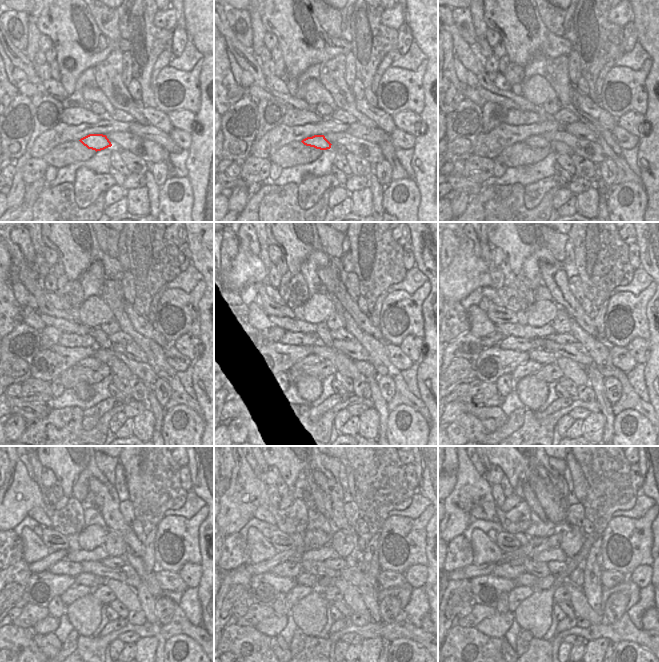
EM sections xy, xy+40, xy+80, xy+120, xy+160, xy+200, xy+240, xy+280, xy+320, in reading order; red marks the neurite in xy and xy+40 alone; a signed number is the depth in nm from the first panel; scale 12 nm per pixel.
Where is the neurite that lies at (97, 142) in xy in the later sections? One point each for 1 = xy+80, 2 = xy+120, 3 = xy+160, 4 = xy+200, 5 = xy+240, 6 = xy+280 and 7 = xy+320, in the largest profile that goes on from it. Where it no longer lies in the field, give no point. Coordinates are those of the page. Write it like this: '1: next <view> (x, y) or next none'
1: next xy+80 (540, 141)
2: next xy+120 (92, 363)
3: next xy+160 (297, 371)
4: next xy+200 (530, 367)
5: next xy+240 (76, 592)
6: next xy+280 (298, 592)
7: next xy+320 (519, 593)

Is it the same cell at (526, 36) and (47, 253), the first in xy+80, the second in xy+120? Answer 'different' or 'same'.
different

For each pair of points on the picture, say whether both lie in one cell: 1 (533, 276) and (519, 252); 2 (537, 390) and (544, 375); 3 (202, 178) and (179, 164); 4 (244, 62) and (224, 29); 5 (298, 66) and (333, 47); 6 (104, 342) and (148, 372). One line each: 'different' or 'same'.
1: different
2: different
3: different
4: same
5: same
6: different

